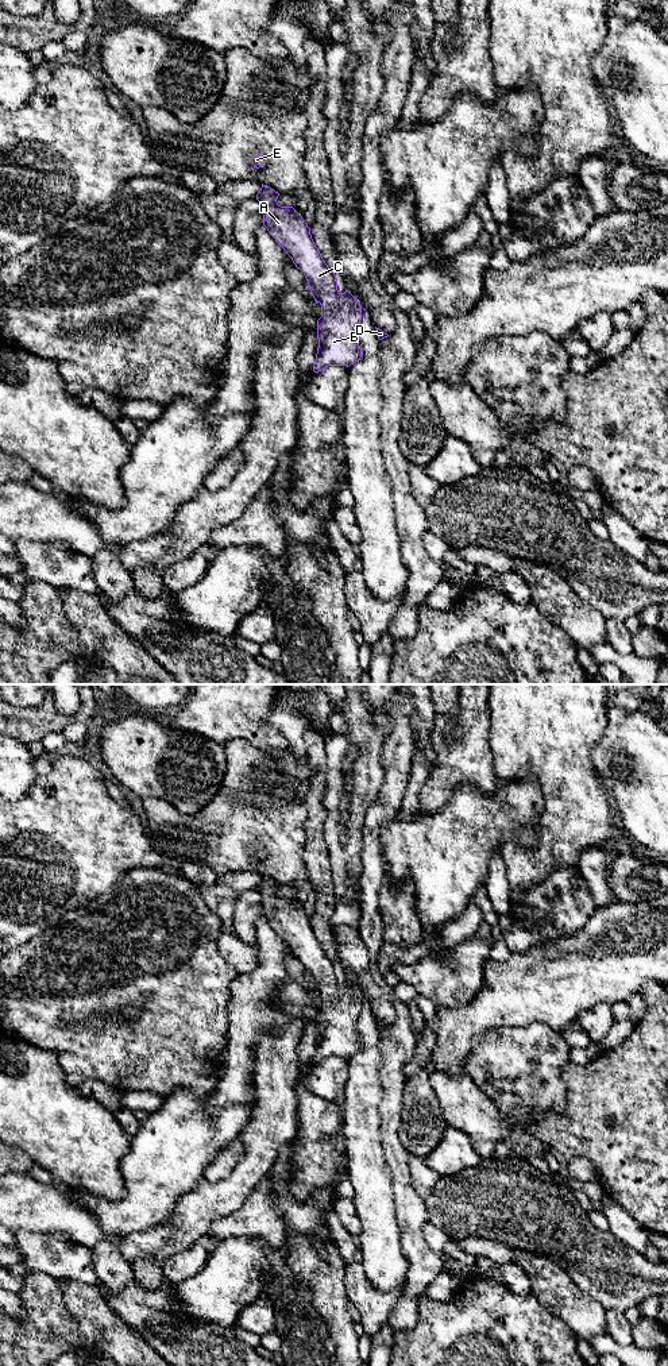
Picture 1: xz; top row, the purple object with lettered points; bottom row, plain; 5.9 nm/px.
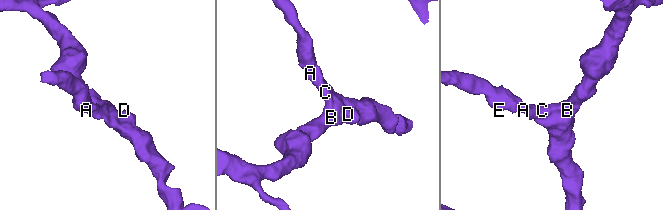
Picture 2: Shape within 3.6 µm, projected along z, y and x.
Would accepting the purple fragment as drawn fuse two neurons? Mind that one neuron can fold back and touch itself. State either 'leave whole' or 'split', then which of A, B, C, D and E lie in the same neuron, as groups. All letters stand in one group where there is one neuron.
leave whole | A B C D E

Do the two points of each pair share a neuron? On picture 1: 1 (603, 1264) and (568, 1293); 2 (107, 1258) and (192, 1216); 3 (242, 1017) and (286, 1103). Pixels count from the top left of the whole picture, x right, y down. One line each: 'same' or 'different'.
1: different
2: different
3: different

